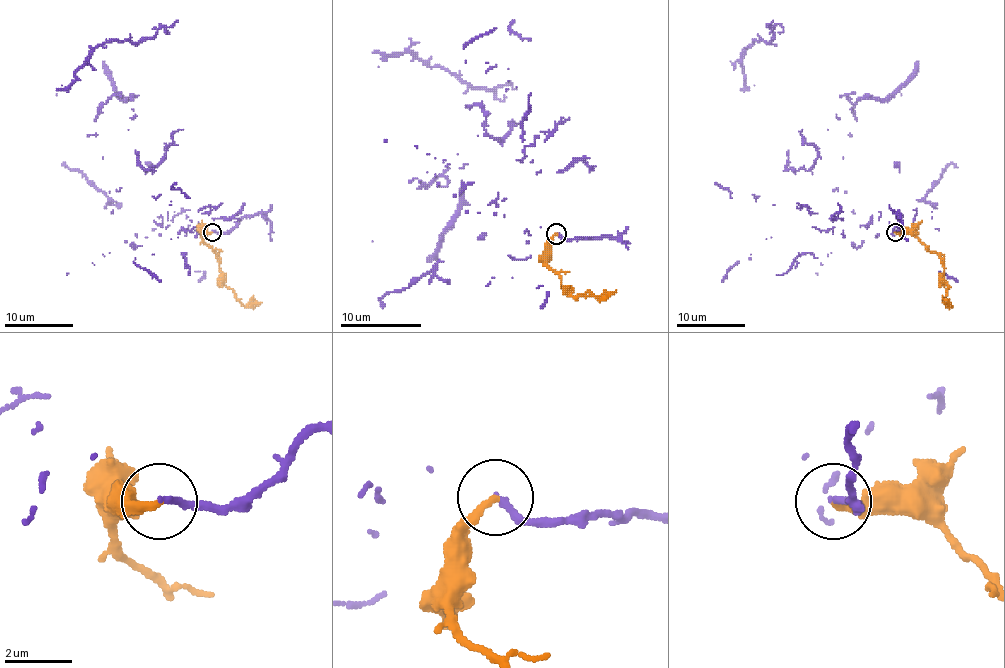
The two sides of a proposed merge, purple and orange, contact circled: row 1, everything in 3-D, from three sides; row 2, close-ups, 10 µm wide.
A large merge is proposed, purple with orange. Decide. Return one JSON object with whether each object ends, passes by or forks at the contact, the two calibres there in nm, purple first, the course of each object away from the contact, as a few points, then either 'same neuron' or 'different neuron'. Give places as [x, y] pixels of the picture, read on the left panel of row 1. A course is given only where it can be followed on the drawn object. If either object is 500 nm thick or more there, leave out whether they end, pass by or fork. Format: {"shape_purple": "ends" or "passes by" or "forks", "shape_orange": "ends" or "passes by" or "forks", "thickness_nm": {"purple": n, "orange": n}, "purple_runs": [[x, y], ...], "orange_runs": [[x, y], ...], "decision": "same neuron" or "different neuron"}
{"shape_purple": "ends", "shape_orange": "ends", "thickness_nm": {"purple": 180, "orange": 200}, "purple_runs": [[212, 232], [113, 213], [85, 58], [137, 44], [150, 170], [210, 208], [185, 230], [244, 203]], "orange_runs": [[212, 232], [205, 234], [203, 241], [217, 256], [220, 280], [244, 306], [261, 302]], "decision": "different neuron"}

